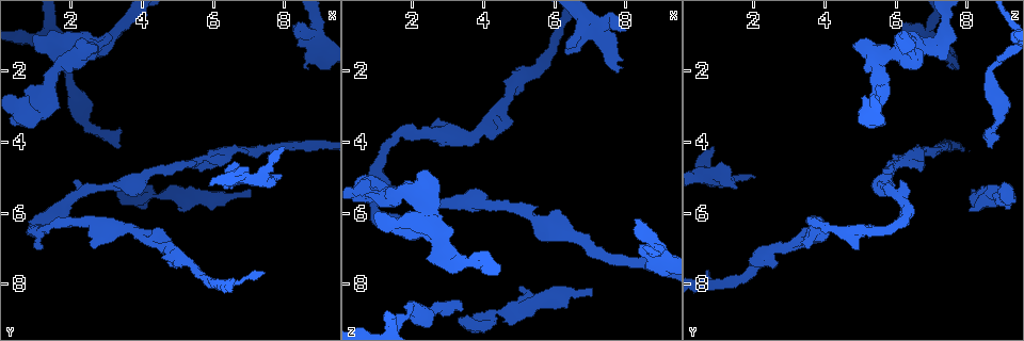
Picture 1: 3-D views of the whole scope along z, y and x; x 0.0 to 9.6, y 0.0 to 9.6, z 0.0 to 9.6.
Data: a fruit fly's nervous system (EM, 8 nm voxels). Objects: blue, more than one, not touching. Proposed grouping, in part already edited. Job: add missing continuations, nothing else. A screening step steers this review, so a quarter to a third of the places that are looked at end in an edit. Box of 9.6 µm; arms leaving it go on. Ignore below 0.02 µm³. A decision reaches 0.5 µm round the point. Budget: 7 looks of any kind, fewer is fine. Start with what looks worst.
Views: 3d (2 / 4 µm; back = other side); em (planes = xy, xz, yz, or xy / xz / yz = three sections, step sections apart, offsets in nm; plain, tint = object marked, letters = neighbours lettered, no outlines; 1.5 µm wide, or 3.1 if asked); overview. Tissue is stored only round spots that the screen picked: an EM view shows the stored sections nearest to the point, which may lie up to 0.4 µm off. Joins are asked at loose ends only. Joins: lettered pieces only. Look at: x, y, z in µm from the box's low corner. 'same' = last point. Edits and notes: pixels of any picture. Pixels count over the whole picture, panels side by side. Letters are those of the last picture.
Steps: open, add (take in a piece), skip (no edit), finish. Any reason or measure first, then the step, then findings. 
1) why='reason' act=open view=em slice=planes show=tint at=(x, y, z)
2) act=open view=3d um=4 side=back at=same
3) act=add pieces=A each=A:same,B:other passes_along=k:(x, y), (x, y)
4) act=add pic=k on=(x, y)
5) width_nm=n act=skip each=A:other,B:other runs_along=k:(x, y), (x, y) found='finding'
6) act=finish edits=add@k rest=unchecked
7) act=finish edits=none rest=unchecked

why='branch stops here' act=open view=em slice=planes show=letters at=(6.35, 5.25, 1.55)

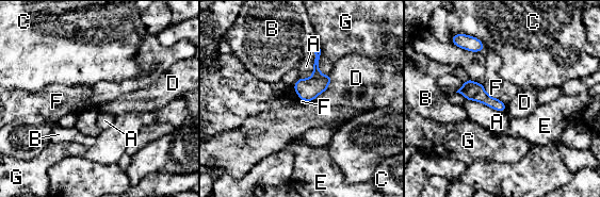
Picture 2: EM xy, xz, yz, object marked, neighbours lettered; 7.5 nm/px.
act=skip each=A:other,B:other,C:other,D:other,E:other,F:other,G:other border=2:(482, 83), (489, 95), (505, 104) found='no lettered piece goes on from it'

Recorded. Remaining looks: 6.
why='free end' act=open view=3d um=4 at=(5.05, 5.90, 8.15)

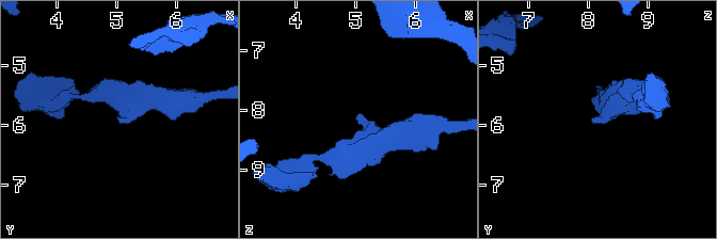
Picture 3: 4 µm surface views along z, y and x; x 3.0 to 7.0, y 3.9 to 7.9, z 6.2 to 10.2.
act=open view=em slice=planes show=letters at=(5.05, 5.90, 8.10)

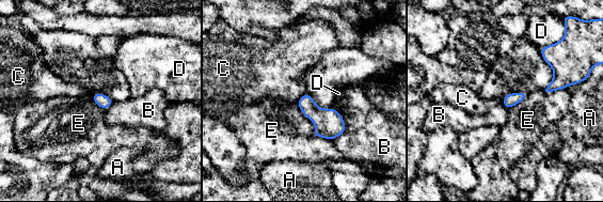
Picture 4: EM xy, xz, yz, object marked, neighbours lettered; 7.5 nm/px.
act=skip each=A:other,B:other,C:other,D:other,E:other border=4:(304, 93), (297, 102) found='none of them fits'

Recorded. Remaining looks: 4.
why='an open end' act=open view=3d um=4 at=(7.05, 5.35, 8.25)

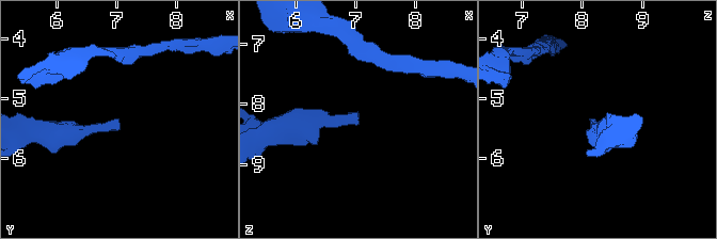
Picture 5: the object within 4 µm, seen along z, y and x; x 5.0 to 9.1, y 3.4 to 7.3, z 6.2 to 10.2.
why='need the tissue' act=open view=em slice=planes show=tint at=(7.00, 5.35, 8.20)

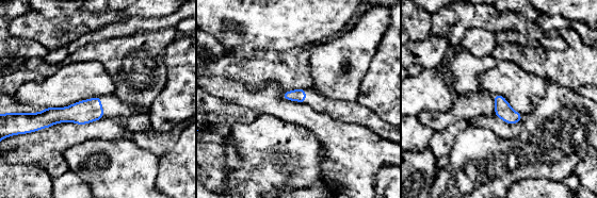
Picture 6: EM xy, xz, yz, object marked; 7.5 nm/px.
why='what lies round it' act=open view=em slice=planes show=letters at=same

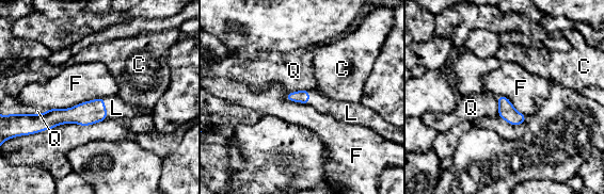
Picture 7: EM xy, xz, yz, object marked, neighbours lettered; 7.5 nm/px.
act=add pieces=L each=C:other,F:other,L:same,Q:other found='the neuron continues'

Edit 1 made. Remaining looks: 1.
act=finish edits=add@7 rest=unchecked

